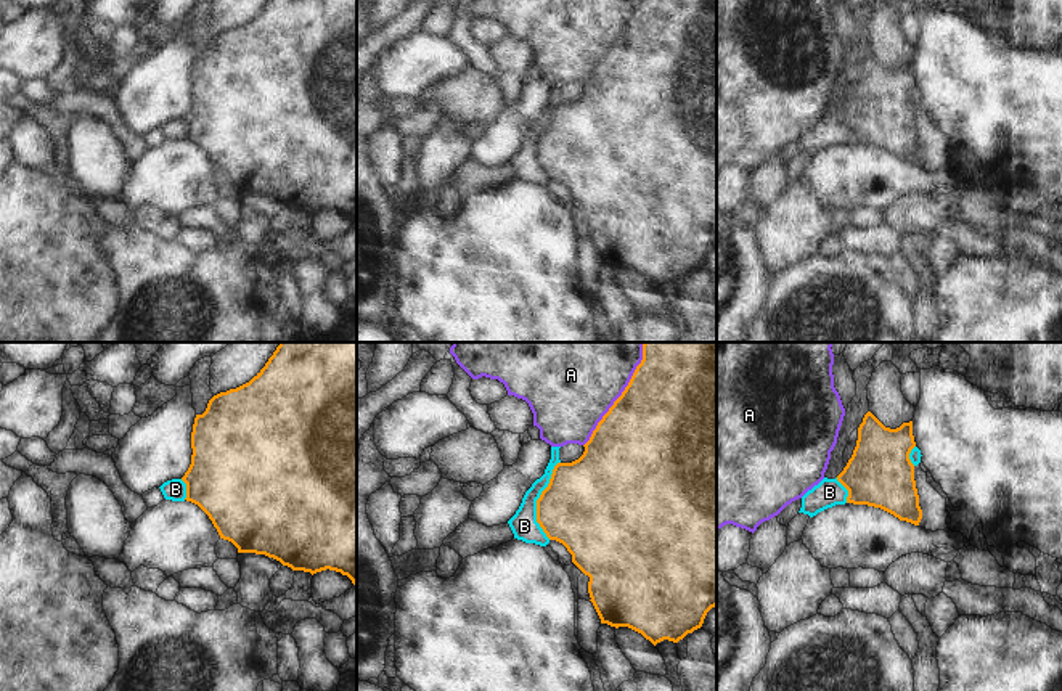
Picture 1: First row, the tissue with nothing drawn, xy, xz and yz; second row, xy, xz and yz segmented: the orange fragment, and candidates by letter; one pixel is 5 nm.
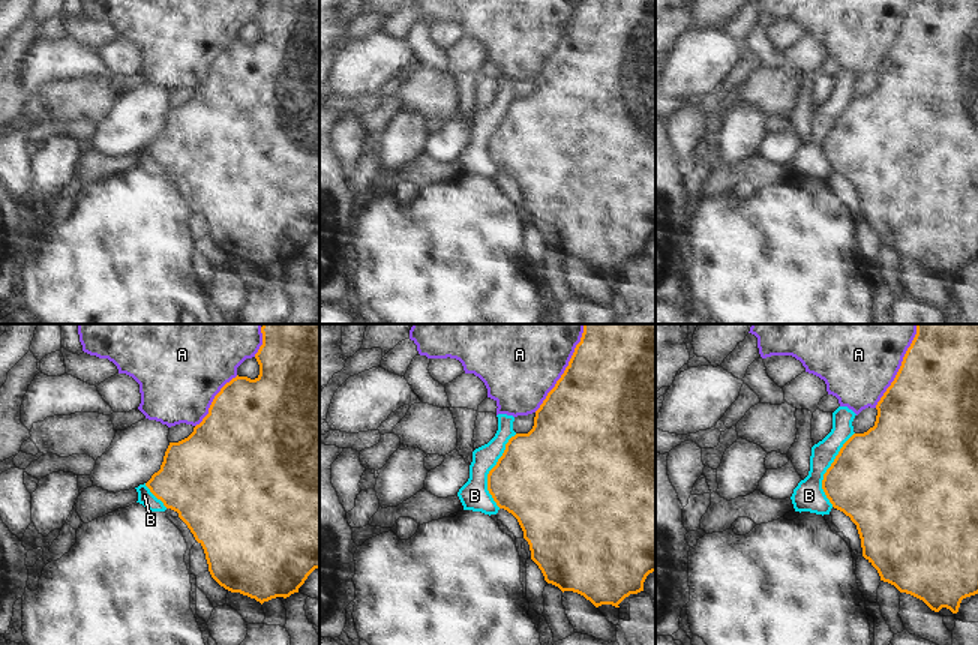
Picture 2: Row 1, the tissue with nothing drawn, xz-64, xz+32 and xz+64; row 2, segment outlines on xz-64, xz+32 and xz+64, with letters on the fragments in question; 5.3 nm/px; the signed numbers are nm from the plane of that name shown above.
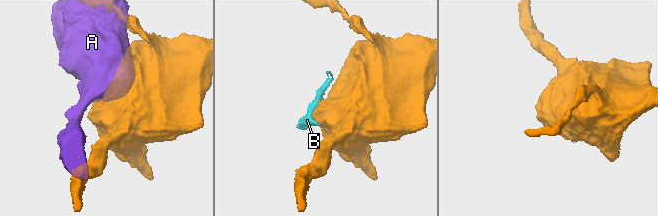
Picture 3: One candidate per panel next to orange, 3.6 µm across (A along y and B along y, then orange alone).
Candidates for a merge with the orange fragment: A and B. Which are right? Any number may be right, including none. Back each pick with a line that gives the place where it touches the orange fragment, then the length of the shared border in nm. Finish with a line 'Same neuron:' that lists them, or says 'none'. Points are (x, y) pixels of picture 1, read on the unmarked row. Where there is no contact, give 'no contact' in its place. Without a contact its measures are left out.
Same neuron: none

